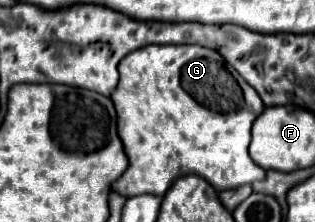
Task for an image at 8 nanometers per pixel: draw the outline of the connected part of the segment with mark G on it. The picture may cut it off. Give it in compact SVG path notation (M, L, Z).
M145 46L119 62L119 74L121 78L111 100L117 110L117 132L129 156L129 168L113 186L115 192L127 198L139 194L163 196L173 180L185 174L205 178L217 192L265 180L265 170L255 166L247 152L253 120L265 110L265 104L255 90L253 94L243 94L247 84L243 84L219 52L205 46Z

